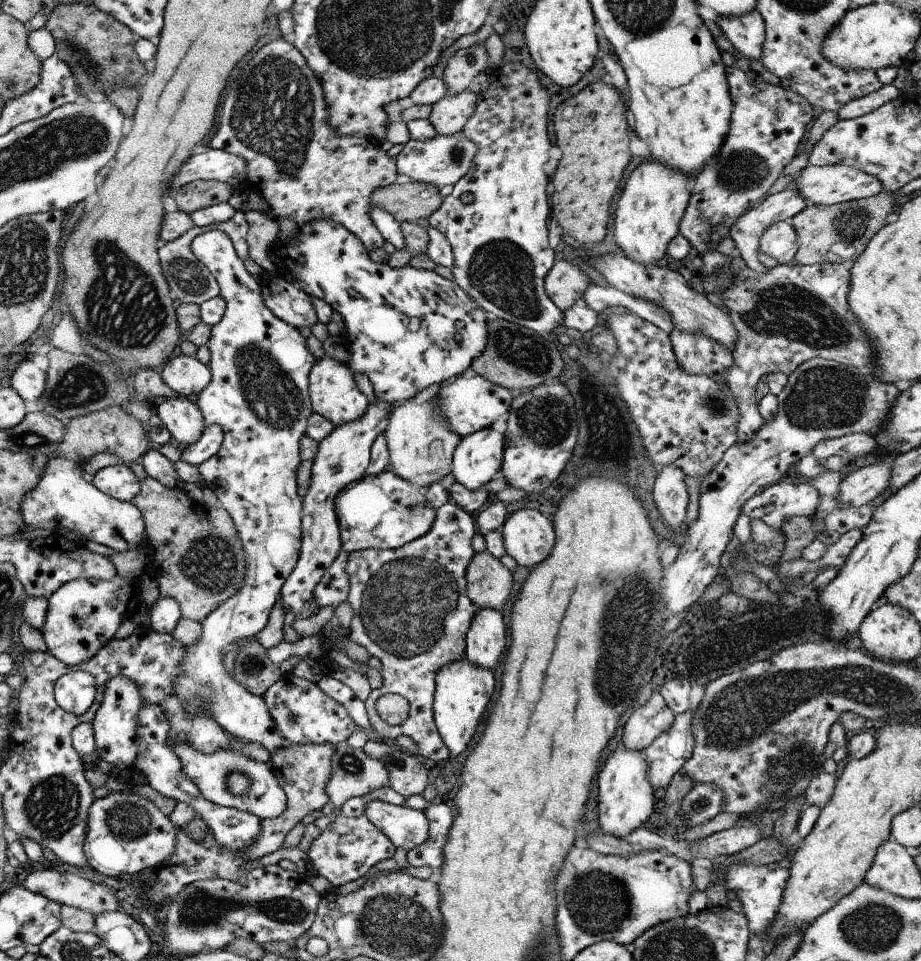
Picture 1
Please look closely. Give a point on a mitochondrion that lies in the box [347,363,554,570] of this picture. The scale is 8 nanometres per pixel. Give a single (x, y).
(411, 514)

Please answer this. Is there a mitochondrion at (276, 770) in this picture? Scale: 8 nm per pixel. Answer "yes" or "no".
no

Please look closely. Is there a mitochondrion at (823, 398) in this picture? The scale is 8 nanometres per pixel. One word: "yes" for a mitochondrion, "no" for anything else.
yes

